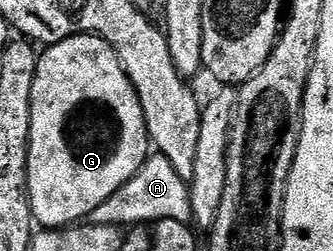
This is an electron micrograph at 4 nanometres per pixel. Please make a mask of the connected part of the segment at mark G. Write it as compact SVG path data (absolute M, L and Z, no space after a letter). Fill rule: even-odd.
M81 33L78 37L69 37L60 43L49 46L39 56L36 67L36 83L32 83L32 131L30 132L30 150L28 151L28 167L26 168L26 189L30 192L30 211L34 214L35 222L39 226L50 231L58 231L86 219L94 208L100 207L118 188L128 183L140 171L151 153L150 136L146 130L140 99L116 55L114 46L109 45L102 37Z

